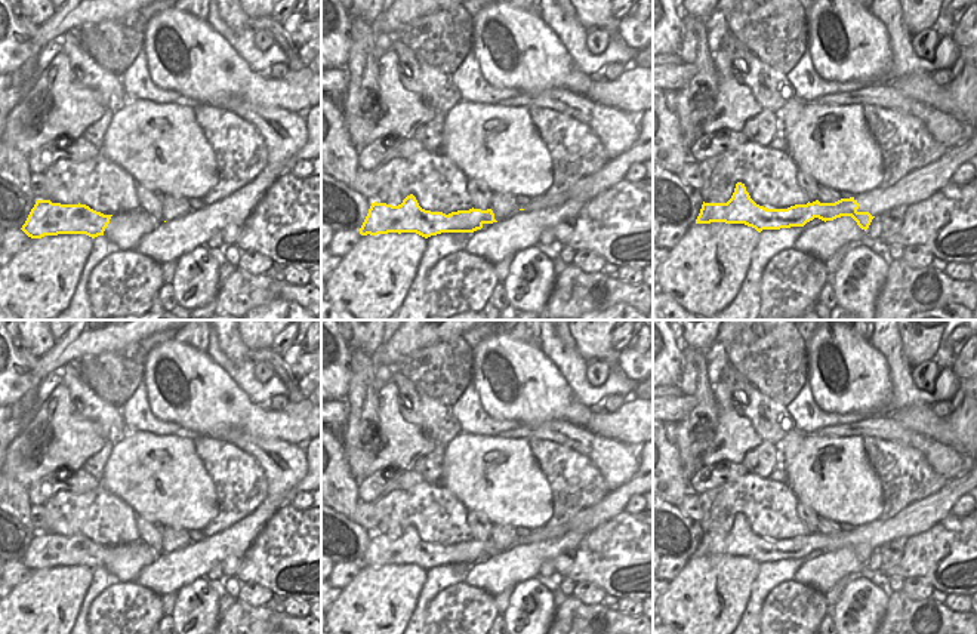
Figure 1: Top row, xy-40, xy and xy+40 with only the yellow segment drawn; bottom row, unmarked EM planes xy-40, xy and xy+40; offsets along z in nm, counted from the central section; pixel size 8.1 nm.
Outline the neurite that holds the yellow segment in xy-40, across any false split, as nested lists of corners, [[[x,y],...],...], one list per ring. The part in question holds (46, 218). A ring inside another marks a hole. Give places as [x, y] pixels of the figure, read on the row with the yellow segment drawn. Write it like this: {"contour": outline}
{"contour": [[[37,200],[22,231],[31,238],[58,234],[104,236],[113,215],[104,215],[86,204],[61,204]]]}

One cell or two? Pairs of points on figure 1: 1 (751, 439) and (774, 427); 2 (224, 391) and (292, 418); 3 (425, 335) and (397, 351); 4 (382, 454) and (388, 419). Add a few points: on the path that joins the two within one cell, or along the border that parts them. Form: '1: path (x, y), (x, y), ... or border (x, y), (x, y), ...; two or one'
1: border (733, 411), (751, 425), (763, 442); two
2: path (240, 403), (256, 419), (276, 419); one
3: path (418, 335), (413, 335), (404, 344); one
4: path (388, 445), (388, 428); one

